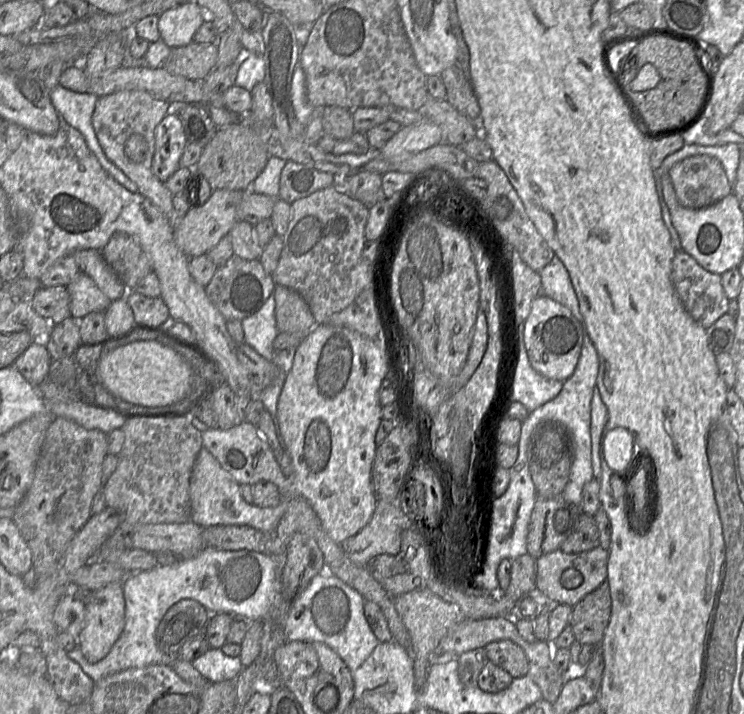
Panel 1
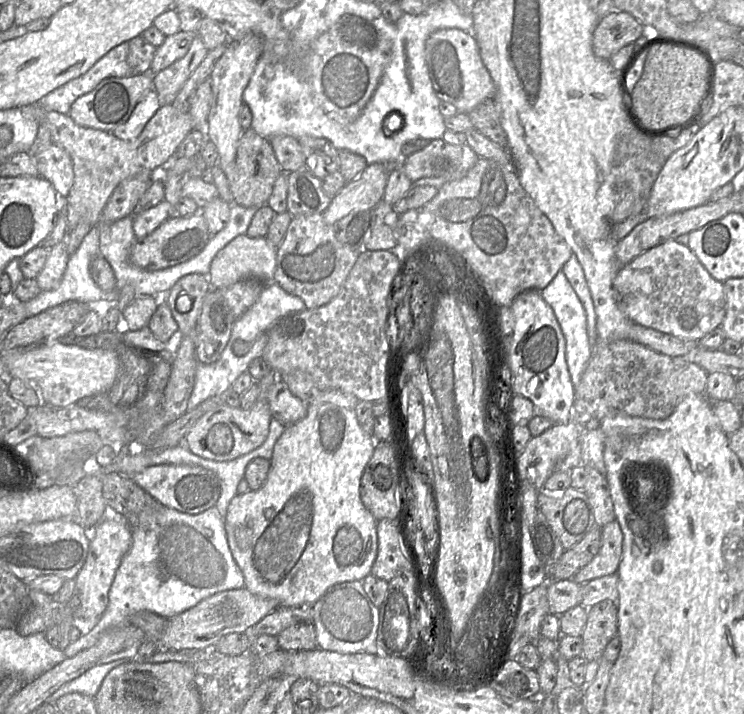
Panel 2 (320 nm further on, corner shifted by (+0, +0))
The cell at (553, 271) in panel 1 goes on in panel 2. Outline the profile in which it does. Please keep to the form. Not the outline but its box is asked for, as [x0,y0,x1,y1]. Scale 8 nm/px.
[561,254,597,346]

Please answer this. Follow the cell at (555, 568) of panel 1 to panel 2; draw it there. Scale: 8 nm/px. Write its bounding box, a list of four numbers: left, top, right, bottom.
[571,520,623,585]

